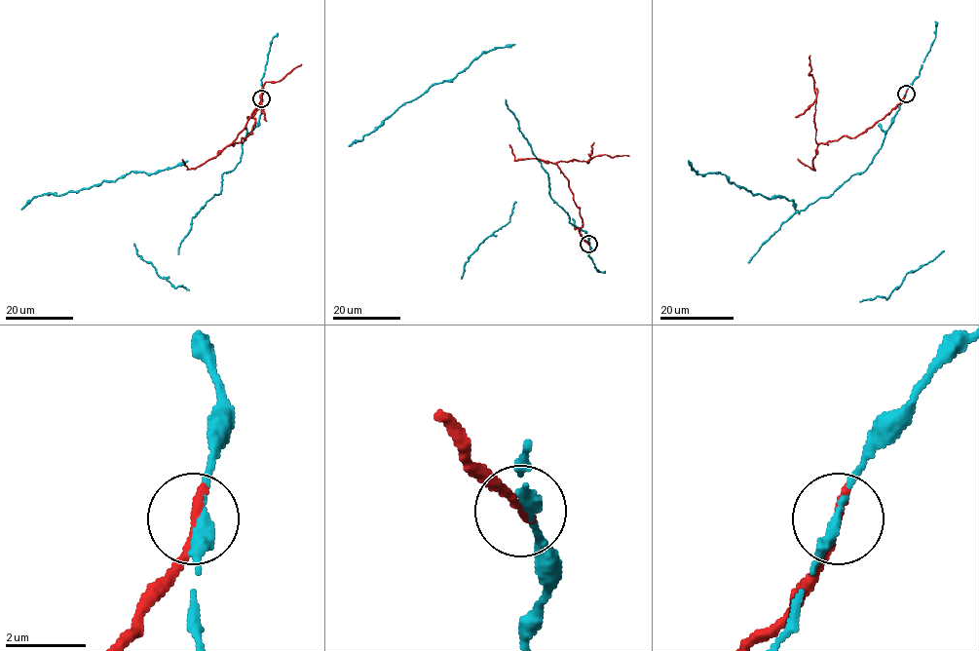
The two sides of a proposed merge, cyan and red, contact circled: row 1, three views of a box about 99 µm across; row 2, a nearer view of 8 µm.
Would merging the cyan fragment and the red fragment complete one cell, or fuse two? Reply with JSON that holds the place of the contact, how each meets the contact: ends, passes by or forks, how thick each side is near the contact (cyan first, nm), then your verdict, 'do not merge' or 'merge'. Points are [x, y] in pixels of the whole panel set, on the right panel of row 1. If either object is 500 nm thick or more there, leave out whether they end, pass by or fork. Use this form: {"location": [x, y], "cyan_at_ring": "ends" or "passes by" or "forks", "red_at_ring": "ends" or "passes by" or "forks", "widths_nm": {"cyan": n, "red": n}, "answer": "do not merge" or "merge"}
{"location": [906, 94], "cyan_at_ring": "passes by", "red_at_ring": "ends", "widths_nm": {"cyan": 260, "red": 240}, "answer": "do not merge"}

